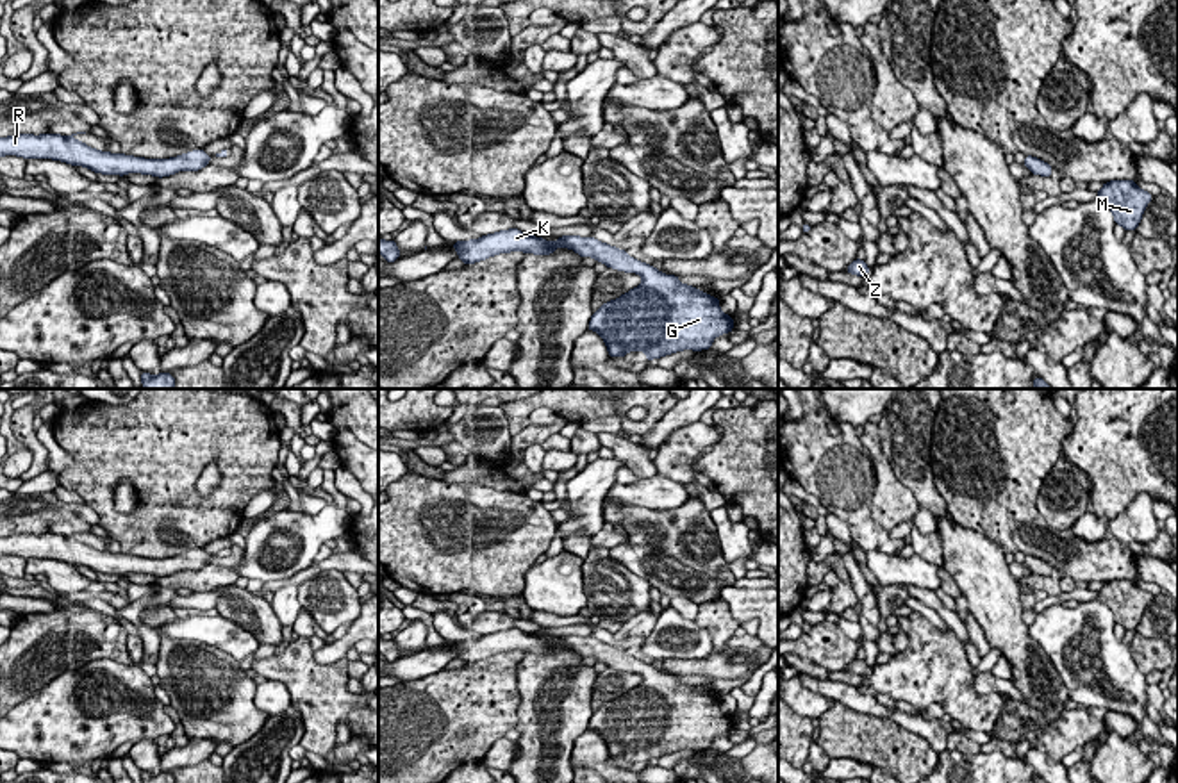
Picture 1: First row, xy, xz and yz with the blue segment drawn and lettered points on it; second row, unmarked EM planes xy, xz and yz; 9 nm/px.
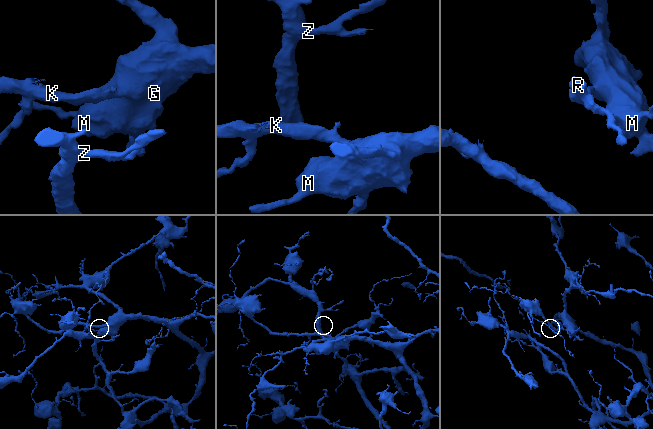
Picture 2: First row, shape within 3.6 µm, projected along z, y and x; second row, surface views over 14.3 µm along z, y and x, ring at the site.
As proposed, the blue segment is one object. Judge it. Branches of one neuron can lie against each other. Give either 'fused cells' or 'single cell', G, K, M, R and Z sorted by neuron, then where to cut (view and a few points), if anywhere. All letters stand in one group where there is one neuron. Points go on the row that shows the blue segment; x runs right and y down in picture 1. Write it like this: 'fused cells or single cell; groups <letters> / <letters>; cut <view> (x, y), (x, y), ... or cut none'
single cell; groups G K M R Z; cut none

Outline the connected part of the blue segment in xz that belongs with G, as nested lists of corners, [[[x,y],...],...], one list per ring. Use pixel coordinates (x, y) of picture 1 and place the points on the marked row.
[[[518,228],[494,232],[471,241],[455,241],[453,250],[466,266],[498,253],[523,251],[550,255],[557,246],[594,257],[607,268],[637,273],[643,284],[623,296],[601,303],[587,330],[601,335],[609,357],[625,357],[643,350],[646,362],[682,350],[709,350],[721,334],[730,334],[734,317],[719,309],[719,298],[685,285],[676,275],[664,275],[635,260],[625,250],[594,237],[562,235],[555,243],[528,235]]]

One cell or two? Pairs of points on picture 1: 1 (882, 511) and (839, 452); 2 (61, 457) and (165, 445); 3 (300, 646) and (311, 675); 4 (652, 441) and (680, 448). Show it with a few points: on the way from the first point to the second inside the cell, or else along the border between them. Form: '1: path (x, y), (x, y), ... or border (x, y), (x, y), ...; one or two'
1: border (870, 457), (875, 478), (871, 518), (889, 530); two
2: border (50, 423), (56, 443), (72, 459), (61, 473); two
3: path (300, 653), (304, 667); one
4: border (696, 420), (675, 428), (657, 450); two

